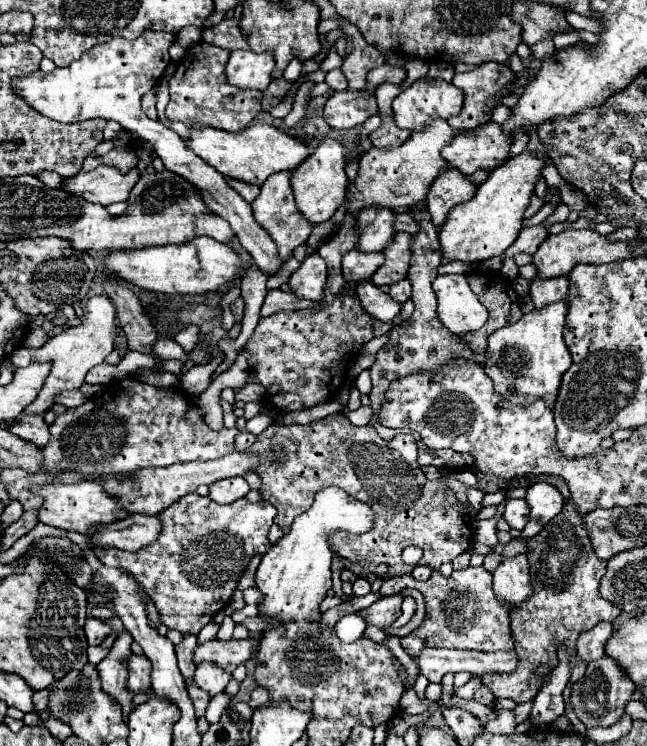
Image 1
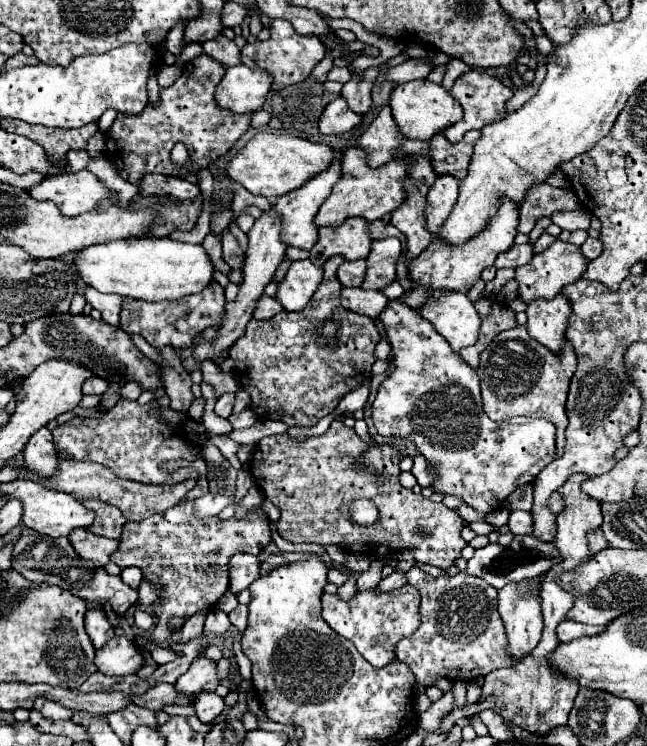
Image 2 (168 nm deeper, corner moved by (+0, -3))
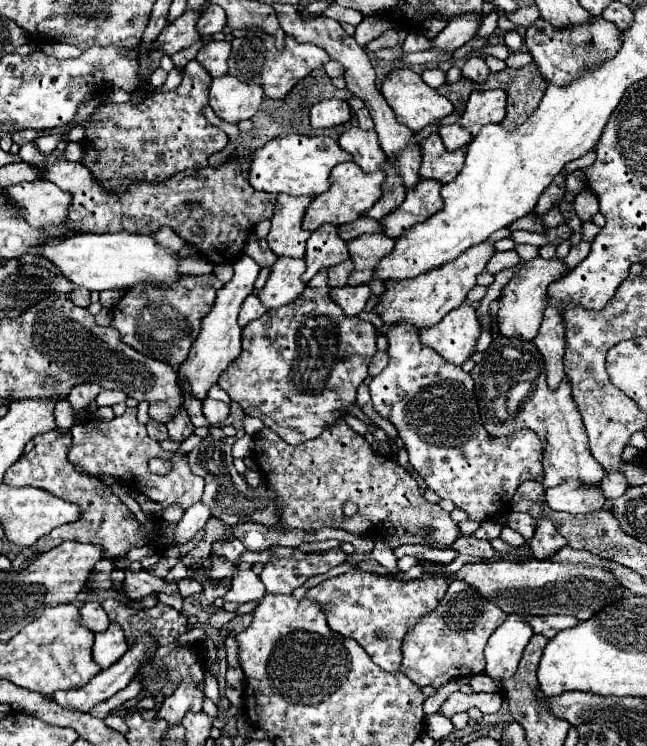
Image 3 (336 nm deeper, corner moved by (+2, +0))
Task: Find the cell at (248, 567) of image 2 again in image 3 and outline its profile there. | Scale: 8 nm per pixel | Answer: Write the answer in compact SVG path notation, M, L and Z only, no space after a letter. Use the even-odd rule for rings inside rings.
M232 540L232 542L214 542L212 544L212 552L216 556L220 556L222 560L226 562L232 562L232 564L238 564L240 562L240 556L246 552L244 544L240 540Z

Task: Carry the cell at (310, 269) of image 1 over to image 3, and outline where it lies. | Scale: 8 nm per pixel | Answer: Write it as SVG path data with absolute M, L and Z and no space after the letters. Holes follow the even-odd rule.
M278 258L272 266L266 286L260 290L258 298L266 308L282 308L294 302L306 284L302 282L302 274L306 270L304 258Z

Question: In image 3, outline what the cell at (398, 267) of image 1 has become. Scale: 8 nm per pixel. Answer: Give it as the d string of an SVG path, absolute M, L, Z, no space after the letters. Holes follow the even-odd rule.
M362 234L348 242L350 256L354 260L354 272L348 278L350 286L368 284L374 278L378 262L394 250L394 238L386 234Z

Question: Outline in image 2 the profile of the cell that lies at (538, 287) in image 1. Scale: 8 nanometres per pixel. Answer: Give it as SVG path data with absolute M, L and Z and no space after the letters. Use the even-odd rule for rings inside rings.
M558 293L552 301L536 299L526 309L528 333L554 355L564 347L564 331L570 317L570 301Z

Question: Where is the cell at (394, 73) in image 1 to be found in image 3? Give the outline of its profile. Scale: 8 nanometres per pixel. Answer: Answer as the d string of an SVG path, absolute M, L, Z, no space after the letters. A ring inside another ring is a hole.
M464 14L454 18L436 38L430 40L432 48L440 52L448 52L448 54L458 50L460 46L464 46L468 40L474 38L476 30L480 28L480 20L482 18L478 18L476 14Z

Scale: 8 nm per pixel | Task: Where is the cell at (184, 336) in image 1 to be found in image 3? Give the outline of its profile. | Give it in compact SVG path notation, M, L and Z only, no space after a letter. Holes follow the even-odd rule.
M100 390L98 400L94 400L98 406L114 406L118 402L126 402L126 394L122 394L120 390Z

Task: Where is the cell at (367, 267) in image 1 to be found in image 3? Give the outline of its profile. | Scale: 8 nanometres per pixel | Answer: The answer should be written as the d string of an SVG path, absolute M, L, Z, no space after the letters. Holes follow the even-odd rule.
M352 260L328 268L328 282L330 282L330 286L346 286L348 284L348 276L350 276L352 270L354 270L354 262Z

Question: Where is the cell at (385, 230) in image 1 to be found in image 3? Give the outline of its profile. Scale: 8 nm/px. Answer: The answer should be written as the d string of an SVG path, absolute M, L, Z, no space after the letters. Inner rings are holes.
M322 224L318 230L312 232L306 244L306 272L302 274L304 282L310 282L314 274L318 274L322 268L336 266L340 262L346 262L350 258L348 242L340 238L338 226L334 224Z

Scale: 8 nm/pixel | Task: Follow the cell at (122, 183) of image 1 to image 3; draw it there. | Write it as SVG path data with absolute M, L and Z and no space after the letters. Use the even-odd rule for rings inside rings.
M46 180L10 186L8 198L14 198L14 202L24 208L24 218L38 228L66 222L68 208L72 202L70 192L64 192L62 188Z

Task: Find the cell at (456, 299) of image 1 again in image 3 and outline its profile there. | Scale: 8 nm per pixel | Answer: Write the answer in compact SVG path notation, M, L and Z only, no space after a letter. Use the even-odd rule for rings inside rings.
M470 304L454 308L438 324L420 330L422 342L454 364L468 360L468 356L474 352L478 336L480 322Z

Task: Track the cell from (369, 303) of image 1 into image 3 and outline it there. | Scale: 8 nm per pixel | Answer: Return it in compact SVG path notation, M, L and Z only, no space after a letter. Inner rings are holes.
M368 284L362 286L342 286L342 288L332 288L330 290L330 298L348 314L348 316L356 316L364 310L366 302L370 300L372 292L368 288Z

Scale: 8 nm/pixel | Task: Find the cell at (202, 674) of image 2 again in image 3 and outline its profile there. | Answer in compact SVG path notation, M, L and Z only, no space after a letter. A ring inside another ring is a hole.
M184 678L180 686L174 690L174 694L166 696L156 718L164 718L170 726L180 724L186 712L200 712L202 702L204 702L202 686L192 678Z

